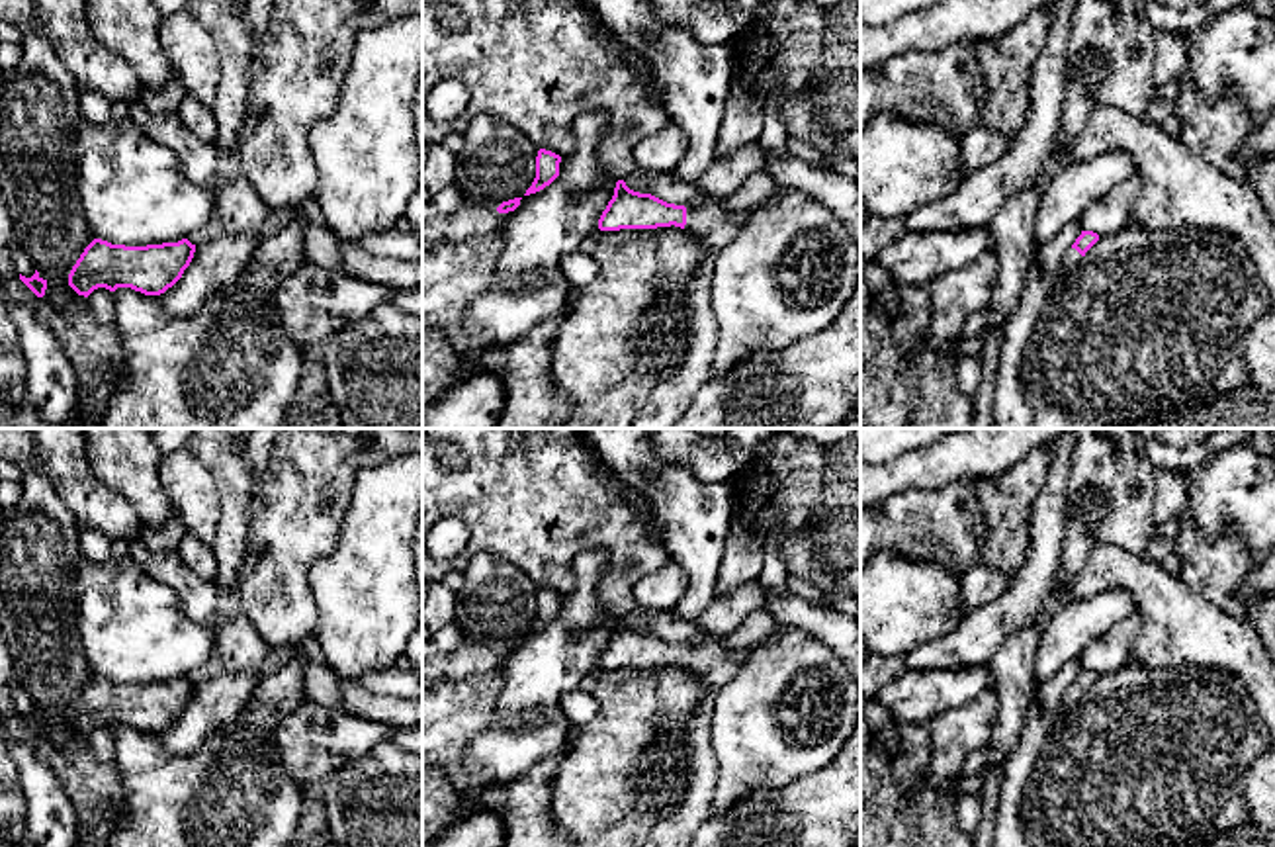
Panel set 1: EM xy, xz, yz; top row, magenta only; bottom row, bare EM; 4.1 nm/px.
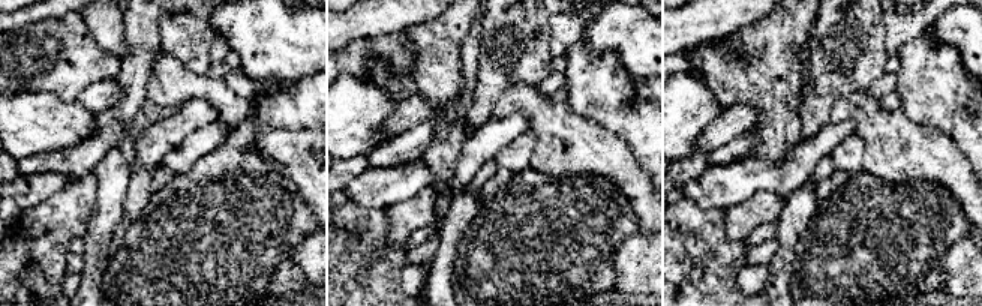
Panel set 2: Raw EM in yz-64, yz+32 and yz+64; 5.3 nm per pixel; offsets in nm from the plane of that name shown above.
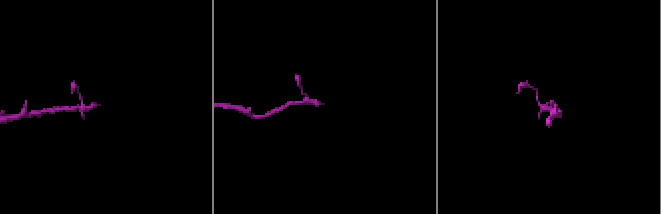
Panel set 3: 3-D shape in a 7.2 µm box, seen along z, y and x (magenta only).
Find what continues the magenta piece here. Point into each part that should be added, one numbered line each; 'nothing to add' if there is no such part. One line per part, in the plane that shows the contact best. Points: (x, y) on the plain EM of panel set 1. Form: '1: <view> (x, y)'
1: xz (710, 660)

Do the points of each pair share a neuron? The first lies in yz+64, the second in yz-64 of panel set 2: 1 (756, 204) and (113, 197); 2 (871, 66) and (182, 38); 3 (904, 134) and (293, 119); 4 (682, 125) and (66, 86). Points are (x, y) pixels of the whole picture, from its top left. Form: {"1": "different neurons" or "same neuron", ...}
{"1": "different neurons", "2": "same neuron", "3": "different neurons", "4": "different neurons"}

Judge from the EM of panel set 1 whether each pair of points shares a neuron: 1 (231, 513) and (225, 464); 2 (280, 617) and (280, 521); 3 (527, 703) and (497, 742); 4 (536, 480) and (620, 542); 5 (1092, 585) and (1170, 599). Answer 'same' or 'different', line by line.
1: same
2: same
3: same
4: same
5: same

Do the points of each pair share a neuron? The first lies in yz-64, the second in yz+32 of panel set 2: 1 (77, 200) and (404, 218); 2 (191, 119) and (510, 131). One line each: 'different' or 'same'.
1: same
2: same

